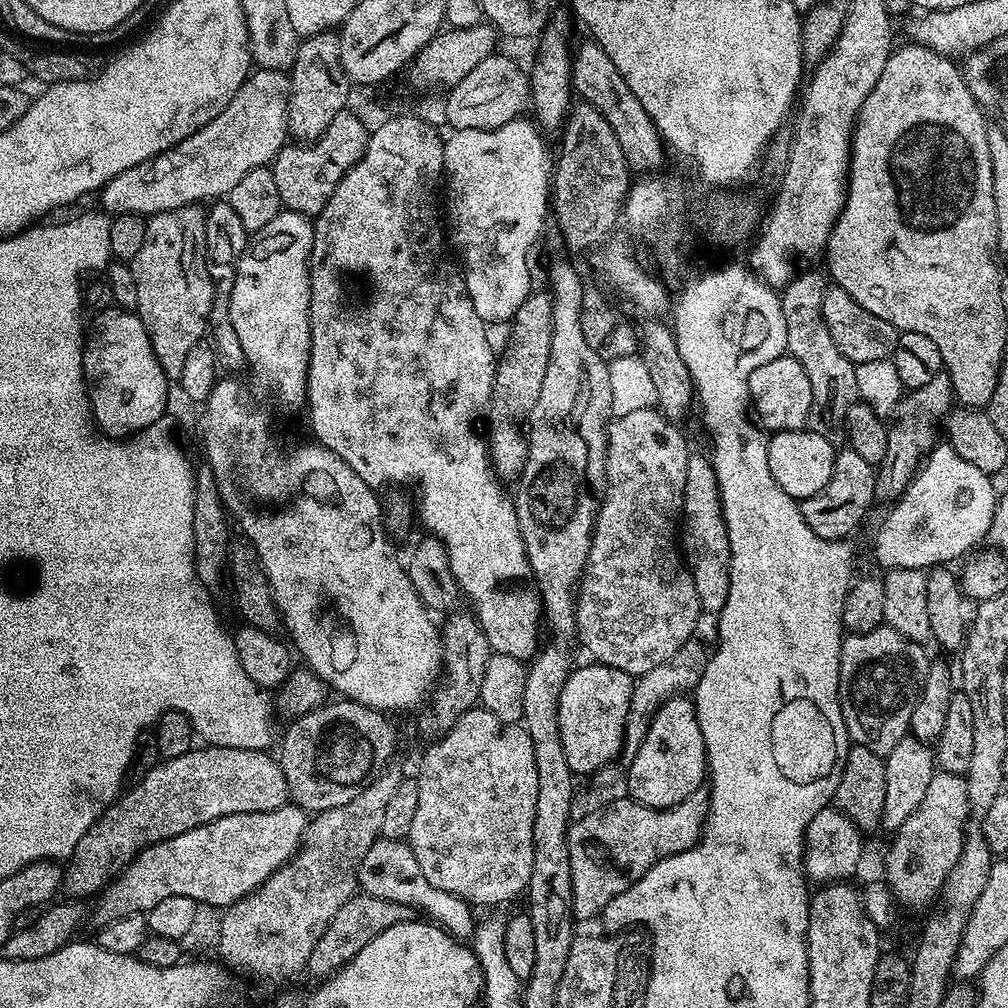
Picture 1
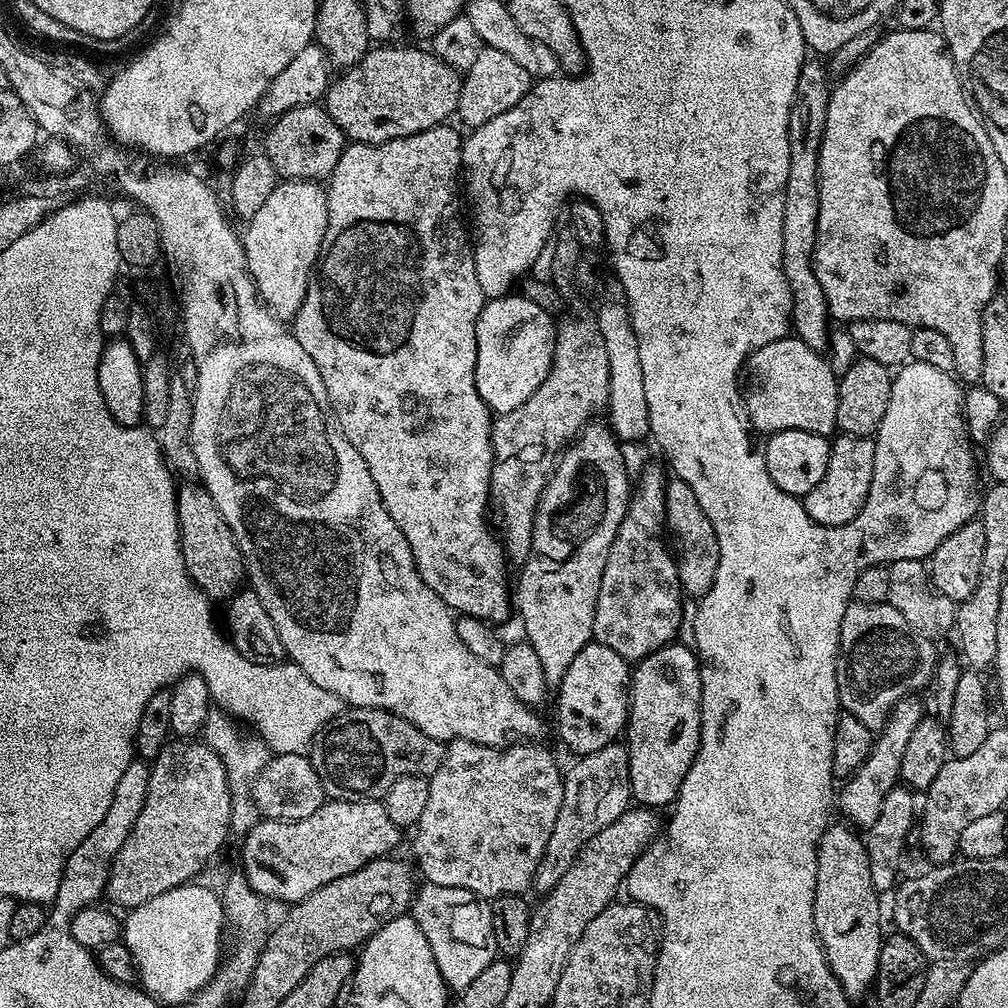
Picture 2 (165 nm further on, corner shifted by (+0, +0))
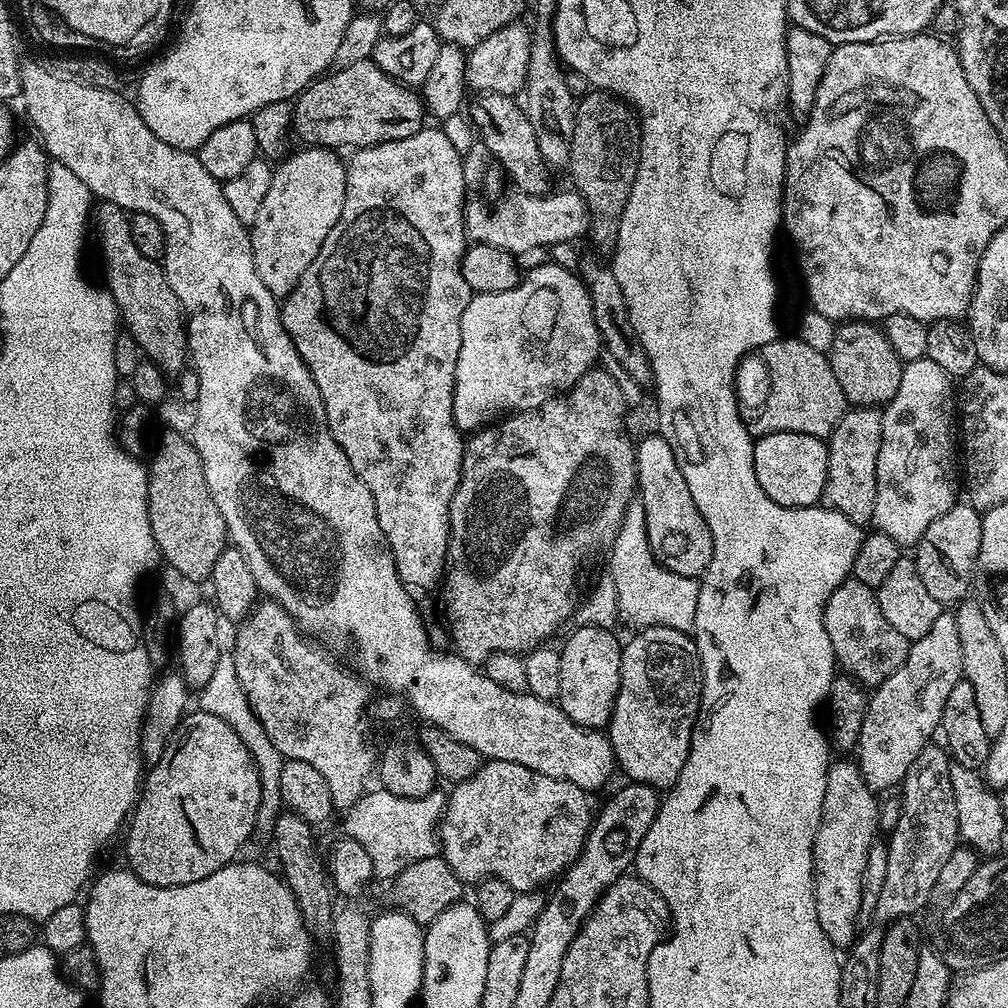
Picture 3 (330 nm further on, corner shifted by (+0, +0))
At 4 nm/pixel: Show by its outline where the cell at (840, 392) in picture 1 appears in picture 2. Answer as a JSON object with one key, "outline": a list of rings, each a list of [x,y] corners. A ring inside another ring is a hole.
{"outline":[[[816,58],[805,59],[802,70],[798,70],[798,86],[794,86],[794,102],[788,119],[790,174],[786,174],[782,206],[782,270],[792,291],[791,331],[796,339],[806,342],[810,350],[823,353],[828,347],[830,317],[826,294],[822,294],[822,286],[818,286],[816,271],[812,269],[812,255],[818,230],[818,154],[826,130],[830,80],[828,84],[829,69],[812,59]]]}

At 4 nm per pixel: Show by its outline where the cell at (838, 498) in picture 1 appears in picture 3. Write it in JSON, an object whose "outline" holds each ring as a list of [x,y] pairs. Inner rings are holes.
{"outline":[[[849,407],[826,440],[828,469],[823,503],[840,512],[850,522],[872,524],[874,502],[878,494],[878,450],[882,450],[882,412],[880,408]]]}

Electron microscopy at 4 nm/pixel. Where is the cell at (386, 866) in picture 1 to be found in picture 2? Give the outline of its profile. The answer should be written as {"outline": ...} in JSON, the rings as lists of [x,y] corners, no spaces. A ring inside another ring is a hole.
{"outline":[[[424,882],[419,885],[410,915],[418,922],[422,934],[426,934],[434,962],[453,993],[463,992],[474,978],[478,978],[478,974],[482,974],[482,970],[486,970],[486,966],[490,966],[492,960],[497,959],[492,909],[485,897],[475,896],[465,888]]]}

